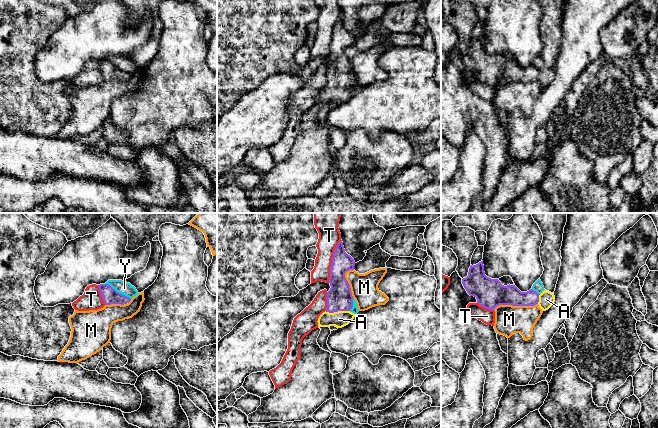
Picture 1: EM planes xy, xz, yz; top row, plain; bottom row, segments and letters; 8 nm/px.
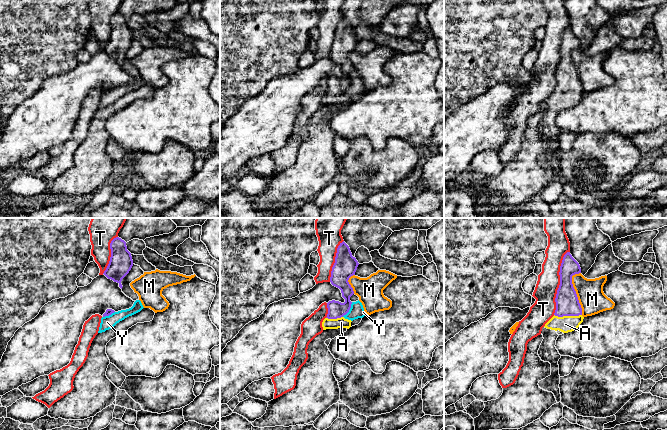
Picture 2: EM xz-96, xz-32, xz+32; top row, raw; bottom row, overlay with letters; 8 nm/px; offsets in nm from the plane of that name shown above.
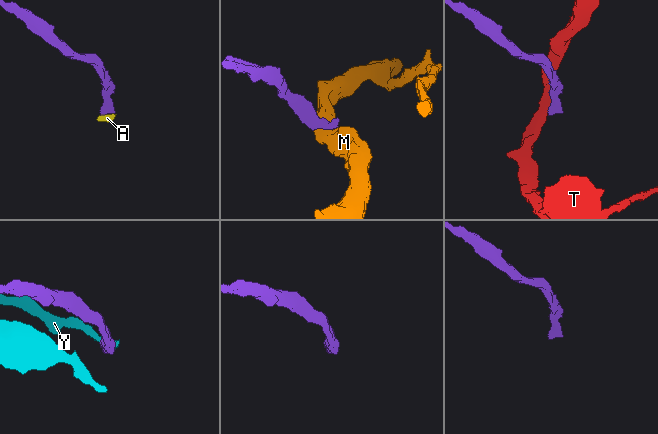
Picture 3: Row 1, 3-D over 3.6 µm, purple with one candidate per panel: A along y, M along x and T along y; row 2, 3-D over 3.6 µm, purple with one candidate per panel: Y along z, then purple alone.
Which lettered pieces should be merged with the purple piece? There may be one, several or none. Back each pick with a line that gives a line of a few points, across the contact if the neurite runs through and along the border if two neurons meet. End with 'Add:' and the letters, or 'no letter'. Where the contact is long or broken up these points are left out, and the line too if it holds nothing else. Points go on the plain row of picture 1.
A: line xz (339, 74), (337, 87), (339, 95)
Add: A

